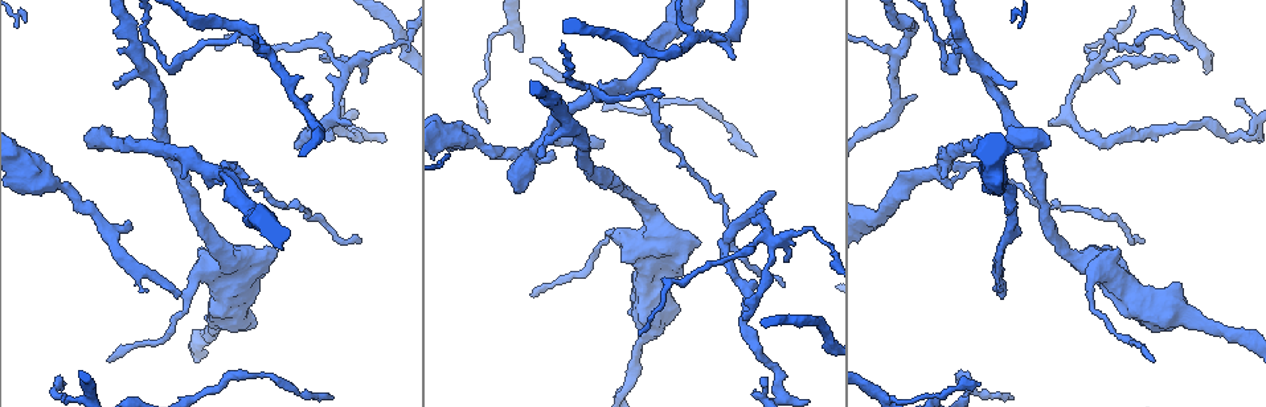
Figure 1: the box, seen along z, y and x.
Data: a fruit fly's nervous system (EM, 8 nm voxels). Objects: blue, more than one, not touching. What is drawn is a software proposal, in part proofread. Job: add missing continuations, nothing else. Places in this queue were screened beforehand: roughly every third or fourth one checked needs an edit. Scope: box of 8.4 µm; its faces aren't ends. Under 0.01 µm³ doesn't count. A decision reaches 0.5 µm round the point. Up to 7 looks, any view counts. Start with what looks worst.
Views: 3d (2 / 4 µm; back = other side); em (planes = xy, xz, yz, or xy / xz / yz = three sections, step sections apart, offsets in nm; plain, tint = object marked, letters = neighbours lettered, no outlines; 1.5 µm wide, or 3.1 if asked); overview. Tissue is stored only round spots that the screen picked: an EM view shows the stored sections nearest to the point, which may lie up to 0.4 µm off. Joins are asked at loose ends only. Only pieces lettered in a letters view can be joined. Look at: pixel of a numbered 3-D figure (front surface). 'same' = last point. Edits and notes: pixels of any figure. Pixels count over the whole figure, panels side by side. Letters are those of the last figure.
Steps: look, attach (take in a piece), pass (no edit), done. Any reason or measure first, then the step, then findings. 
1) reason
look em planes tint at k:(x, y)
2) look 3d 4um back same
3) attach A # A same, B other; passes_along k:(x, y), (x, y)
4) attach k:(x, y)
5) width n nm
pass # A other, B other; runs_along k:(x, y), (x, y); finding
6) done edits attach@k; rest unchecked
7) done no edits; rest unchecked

end of a long branch
look em xz step 4 tint at 1:(1049, 146)

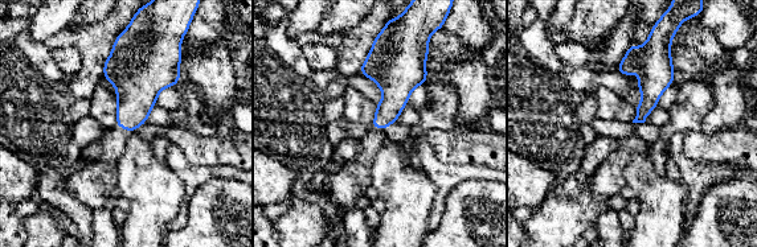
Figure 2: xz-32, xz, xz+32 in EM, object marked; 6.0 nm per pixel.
another direction
look em planes tint same

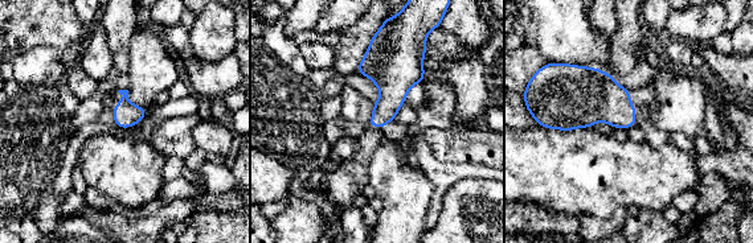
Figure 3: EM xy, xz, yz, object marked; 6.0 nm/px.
what lies round it
look em planes letters same

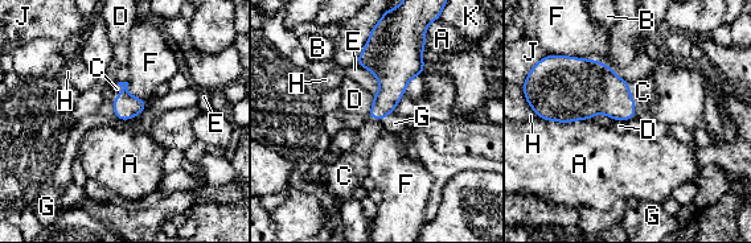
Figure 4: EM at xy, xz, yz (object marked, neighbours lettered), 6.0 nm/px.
width 150 nm
attach C # A other, B other, C same, D other, E other, F other, G other, H other, J other, K other; passes_along 4:(594, 89), (633, 99), (643, 91); the neuron continues

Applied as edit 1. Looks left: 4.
see it whole again
look overview

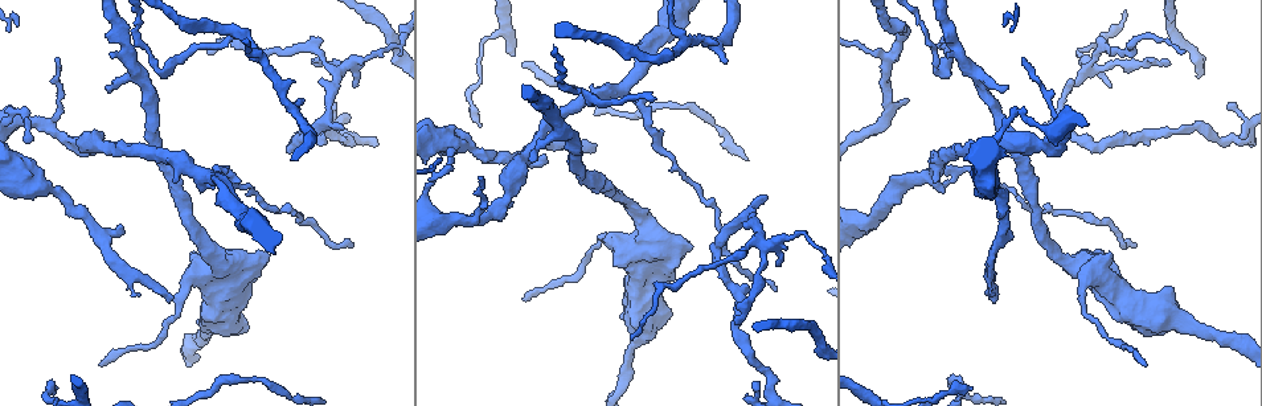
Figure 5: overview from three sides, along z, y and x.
thin end
look em xz step 8 tint at 5:(341, 129)

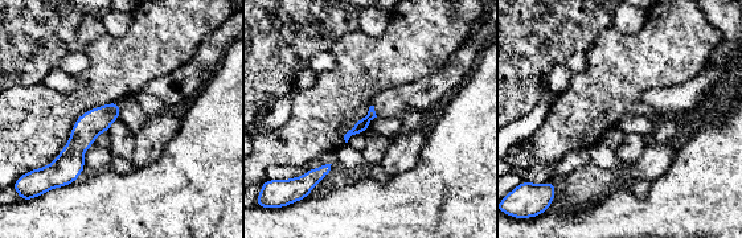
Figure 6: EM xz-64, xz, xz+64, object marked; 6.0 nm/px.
another direction
look em planes letters same

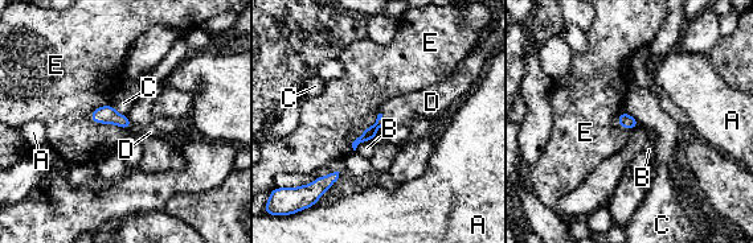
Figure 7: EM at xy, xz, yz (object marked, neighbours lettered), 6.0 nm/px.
attach D # A other, B other, C other, D same, E other; passes_along 7:(371, 132), (383, 119), (400, 110); the neuron continues

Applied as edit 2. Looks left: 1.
done edits attach@4, attach@7; rest unchecked

